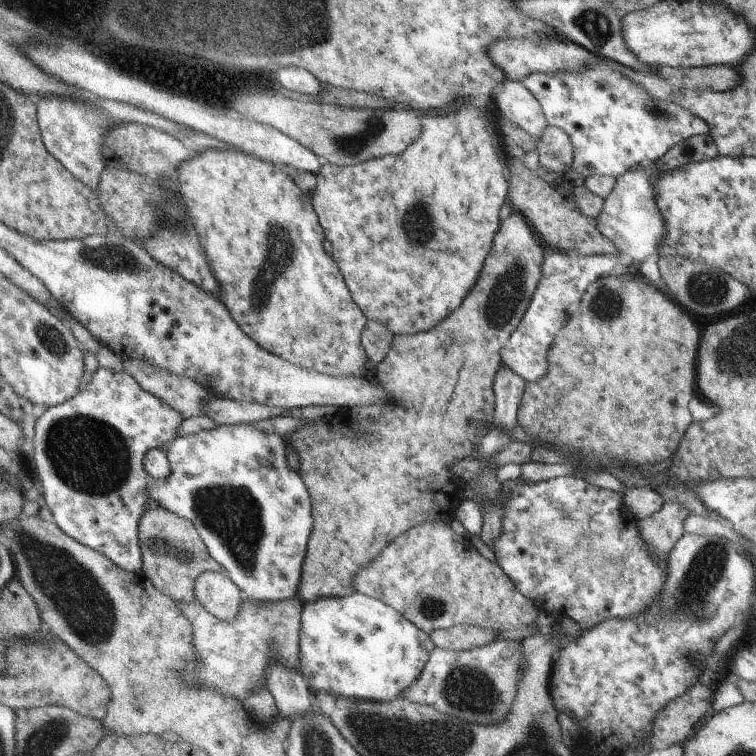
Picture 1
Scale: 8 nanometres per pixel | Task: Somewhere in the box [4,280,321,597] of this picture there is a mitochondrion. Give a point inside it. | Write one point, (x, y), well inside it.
(89, 454)

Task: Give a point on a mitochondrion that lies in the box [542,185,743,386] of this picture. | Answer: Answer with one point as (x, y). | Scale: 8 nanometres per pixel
(609, 289)

